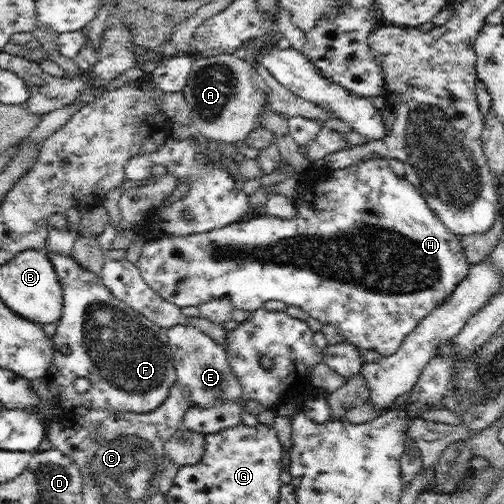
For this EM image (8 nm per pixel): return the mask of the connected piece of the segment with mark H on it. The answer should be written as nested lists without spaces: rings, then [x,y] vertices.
[[[373,156],[362,159],[360,163],[353,164],[338,170],[326,169],[321,175],[316,175],[309,183],[304,180],[302,189],[296,198],[296,216],[294,218],[282,219],[272,215],[253,215],[246,219],[219,229],[212,229],[208,232],[194,233],[188,236],[164,236],[158,240],[148,240],[142,248],[142,253],[136,263],[140,269],[144,282],[160,294],[161,298],[171,304],[177,305],[180,309],[184,307],[200,307],[210,299],[228,298],[235,309],[250,311],[264,307],[264,303],[269,300],[281,300],[287,306],[300,307],[312,318],[325,324],[336,325],[346,340],[356,347],[375,350],[384,357],[394,354],[402,342],[418,328],[418,324],[428,317],[434,310],[444,304],[446,299],[450,299],[452,291],[462,282],[468,274],[469,262],[466,260],[464,249],[462,248],[460,236],[452,234],[444,223],[436,216],[436,213],[428,206],[419,190],[405,177],[394,173],[390,169],[390,157]]]

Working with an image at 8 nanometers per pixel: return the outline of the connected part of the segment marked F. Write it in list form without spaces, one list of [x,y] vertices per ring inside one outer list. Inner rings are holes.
[[[46,252],[54,265],[63,292],[62,317],[57,323],[56,334],[52,337],[54,362],[48,368],[46,376],[39,379],[47,383],[55,406],[66,410],[66,414],[88,411],[92,408],[105,408],[111,414],[118,414],[124,410],[146,414],[156,410],[156,407],[166,400],[170,386],[177,382],[167,330],[157,326],[134,308],[128,307],[122,300],[116,299],[103,283],[101,275],[84,270],[71,254]],[[64,346],[70,349],[69,353],[60,352]],[[78,378],[86,378],[91,382],[91,387],[85,393],[78,393],[72,385]]]

